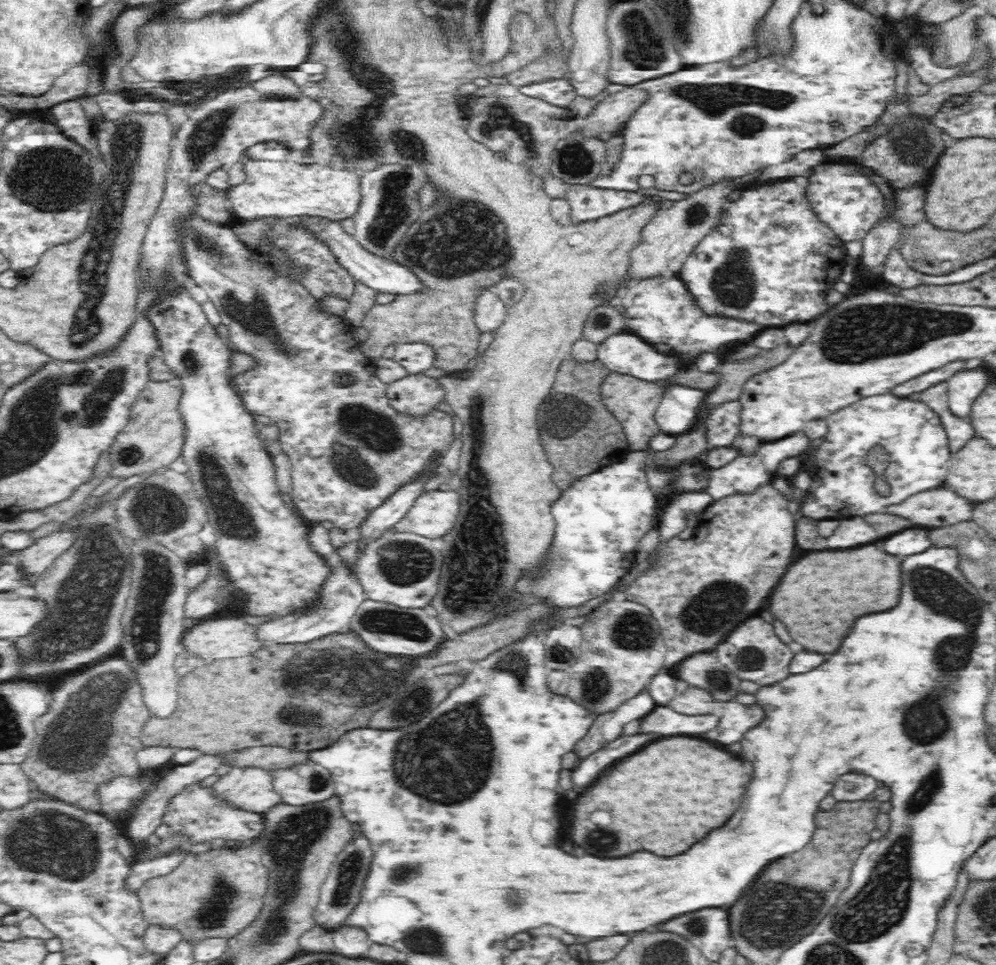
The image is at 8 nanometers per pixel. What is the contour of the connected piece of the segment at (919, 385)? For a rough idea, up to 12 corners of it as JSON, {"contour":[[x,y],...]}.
{"contour":[[968,359],[953,360],[892,390],[896,396],[918,394],[968,370]]}

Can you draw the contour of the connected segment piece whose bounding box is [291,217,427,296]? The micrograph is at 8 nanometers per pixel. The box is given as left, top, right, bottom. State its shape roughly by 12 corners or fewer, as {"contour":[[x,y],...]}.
{"contour":[[310,217],[354,279],[377,293],[414,296],[426,285],[408,268],[362,248],[340,222]]}

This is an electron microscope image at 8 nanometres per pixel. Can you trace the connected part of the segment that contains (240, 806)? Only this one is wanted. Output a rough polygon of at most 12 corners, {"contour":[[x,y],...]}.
{"contour":[[232,768],[211,785],[231,808],[260,815],[281,803],[271,772]]}

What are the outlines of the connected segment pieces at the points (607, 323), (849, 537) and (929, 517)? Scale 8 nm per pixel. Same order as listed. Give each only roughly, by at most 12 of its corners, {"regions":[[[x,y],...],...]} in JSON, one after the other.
{"regions":[[[617,299],[588,314],[583,339],[595,344],[628,330]],[[862,518],[842,520],[828,548],[848,550],[878,540]],[[946,488],[918,492],[888,512],[918,526],[970,520],[973,505]]]}

